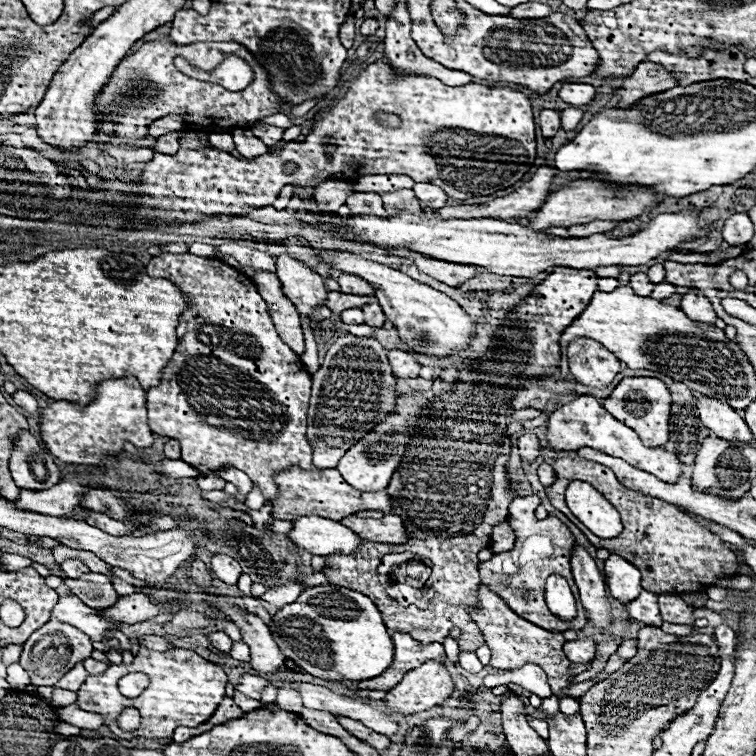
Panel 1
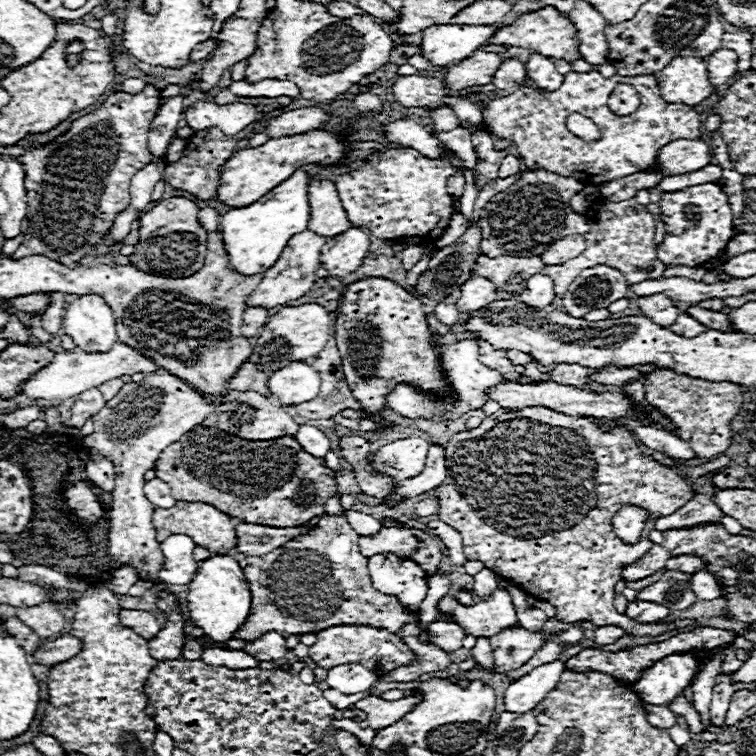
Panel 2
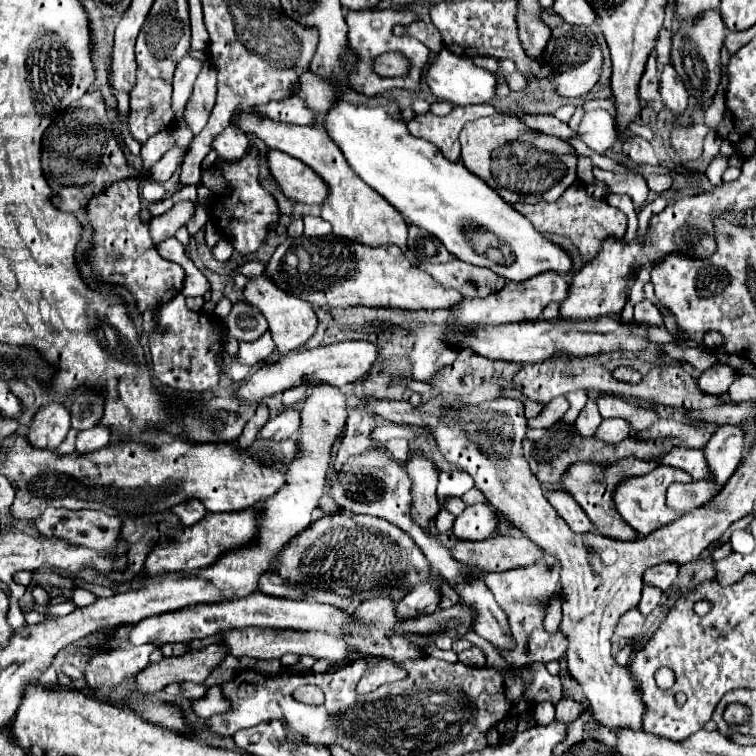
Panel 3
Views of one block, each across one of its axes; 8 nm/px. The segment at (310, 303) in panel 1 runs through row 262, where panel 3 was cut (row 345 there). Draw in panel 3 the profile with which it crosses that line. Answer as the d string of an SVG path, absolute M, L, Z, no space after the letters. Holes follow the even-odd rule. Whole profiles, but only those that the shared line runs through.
M264 274L256 276L256 278L250 278L248 286L244 288L244 296L246 296L246 302L250 302L252 306L258 306L262 310L262 314L266 316L266 320L270 324L270 334L276 342L278 352L286 354L286 352L298 350L314 336L316 326L318 326L318 318L316 318L316 312L314 312L312 304L282 292L278 286L270 284L270 280Z

